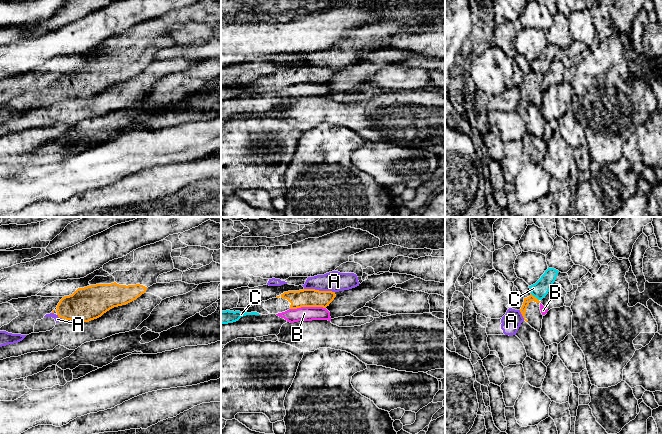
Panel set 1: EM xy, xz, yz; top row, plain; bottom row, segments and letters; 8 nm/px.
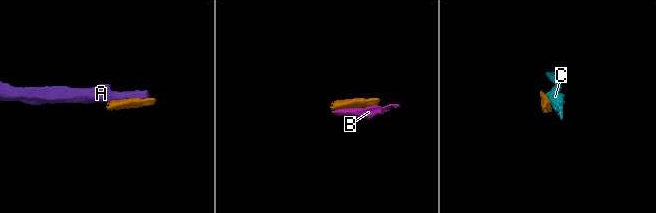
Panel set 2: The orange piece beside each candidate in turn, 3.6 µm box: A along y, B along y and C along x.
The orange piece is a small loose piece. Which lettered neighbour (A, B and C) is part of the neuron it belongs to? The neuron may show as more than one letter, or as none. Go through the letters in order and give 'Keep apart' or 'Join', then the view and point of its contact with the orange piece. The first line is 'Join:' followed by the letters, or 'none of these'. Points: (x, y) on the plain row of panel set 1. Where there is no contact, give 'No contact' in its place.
Join: none of these
A: Keep apart. Touches orange at xz (318, 66)
B: Keep apart. Touches orange at xz (307, 82)
C: Keep apart. Touches orange at yz (535, 73)

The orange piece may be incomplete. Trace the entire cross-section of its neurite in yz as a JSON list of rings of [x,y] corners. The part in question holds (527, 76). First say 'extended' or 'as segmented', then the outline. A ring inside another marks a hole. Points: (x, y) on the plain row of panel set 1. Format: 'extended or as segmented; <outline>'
extended; [[[531,70],[529,73],[524,74],[520,88],[532,104],[538,108],[541,107],[543,91],[540,86],[540,77],[536,73]]]

